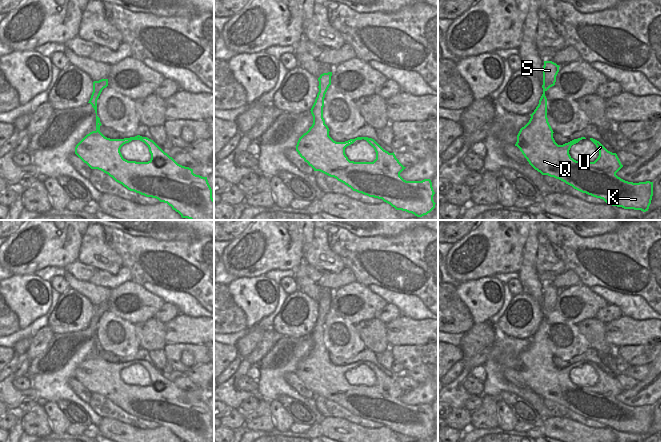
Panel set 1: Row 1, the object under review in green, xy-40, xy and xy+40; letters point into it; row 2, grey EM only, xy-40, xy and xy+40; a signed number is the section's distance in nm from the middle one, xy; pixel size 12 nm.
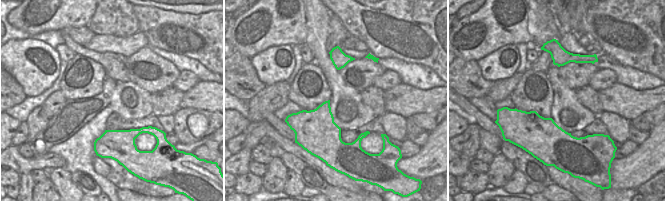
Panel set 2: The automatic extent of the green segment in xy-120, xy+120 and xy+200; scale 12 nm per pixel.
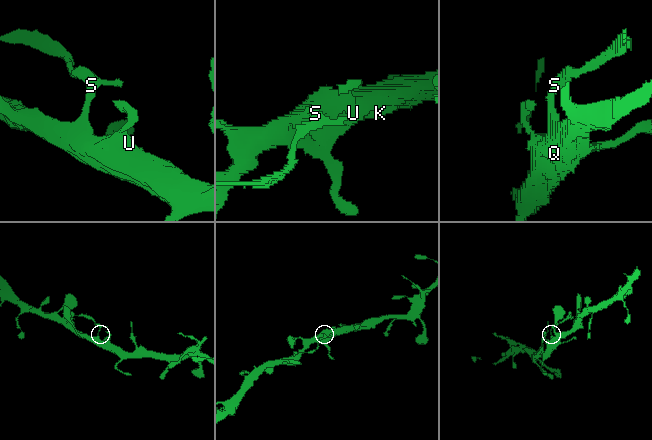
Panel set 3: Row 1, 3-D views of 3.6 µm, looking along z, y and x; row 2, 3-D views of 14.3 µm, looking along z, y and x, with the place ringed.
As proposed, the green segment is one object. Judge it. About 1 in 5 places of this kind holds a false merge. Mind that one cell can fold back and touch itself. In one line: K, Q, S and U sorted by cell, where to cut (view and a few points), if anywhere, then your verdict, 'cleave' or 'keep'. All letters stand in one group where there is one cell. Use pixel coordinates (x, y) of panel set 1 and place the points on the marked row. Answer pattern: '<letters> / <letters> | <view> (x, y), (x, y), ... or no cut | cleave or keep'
K Q S U | no cut | keep

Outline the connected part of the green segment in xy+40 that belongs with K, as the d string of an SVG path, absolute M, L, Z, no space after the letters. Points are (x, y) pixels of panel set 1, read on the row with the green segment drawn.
M544 61L543 66L543 94L539 100L539 104L530 115L529 122L520 129L517 135L517 146L529 164L542 175L548 175L559 179L574 189L591 195L596 198L603 199L606 203L622 207L624 209L648 211L653 196L653 182L628 182L616 175L623 167L616 153L608 151L599 141L590 138L596 145L599 156L594 162L579 162L574 160L569 150L572 145L578 143L585 137L574 139L563 145L558 145L553 138L553 130L547 118L547 98L545 92L555 85L556 76L559 72L559 65L552 61Z

